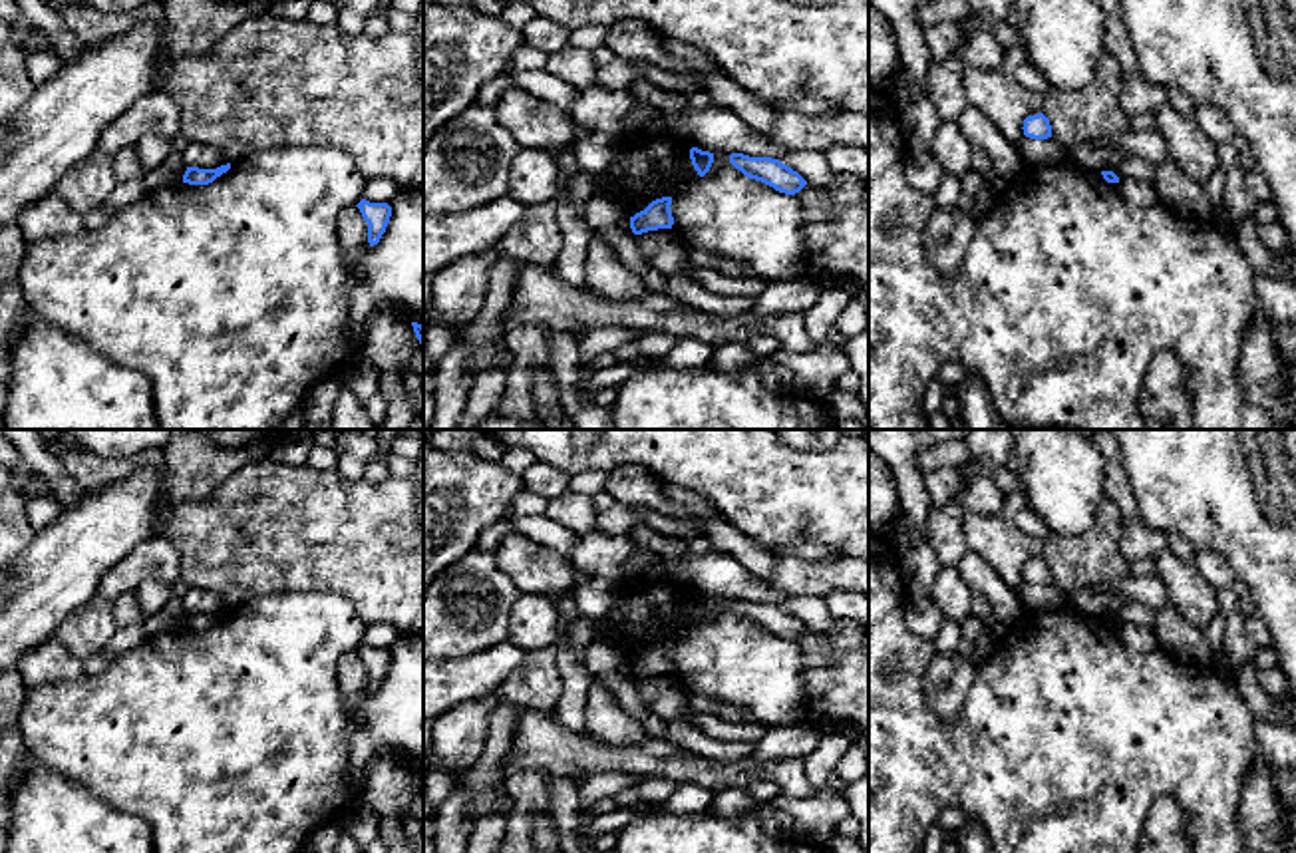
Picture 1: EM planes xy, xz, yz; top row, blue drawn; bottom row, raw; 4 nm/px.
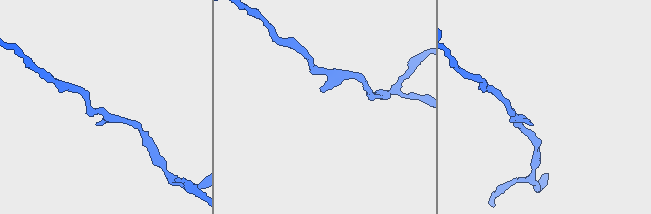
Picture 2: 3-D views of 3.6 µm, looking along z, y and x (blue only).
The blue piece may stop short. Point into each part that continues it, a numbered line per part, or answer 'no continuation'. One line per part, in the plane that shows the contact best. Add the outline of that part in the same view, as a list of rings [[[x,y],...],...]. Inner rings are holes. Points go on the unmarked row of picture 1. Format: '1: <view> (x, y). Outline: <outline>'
no continuation

